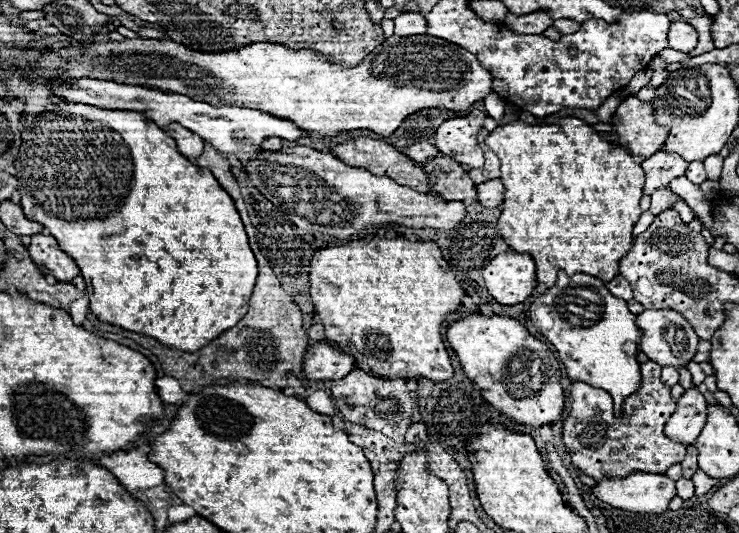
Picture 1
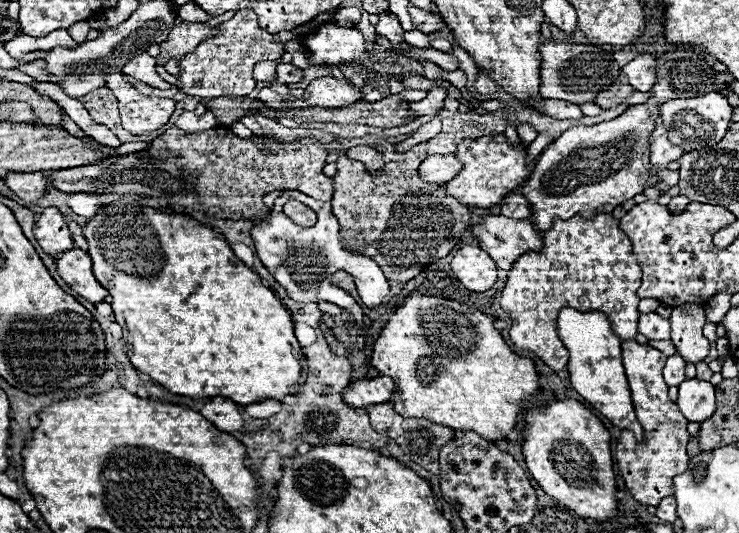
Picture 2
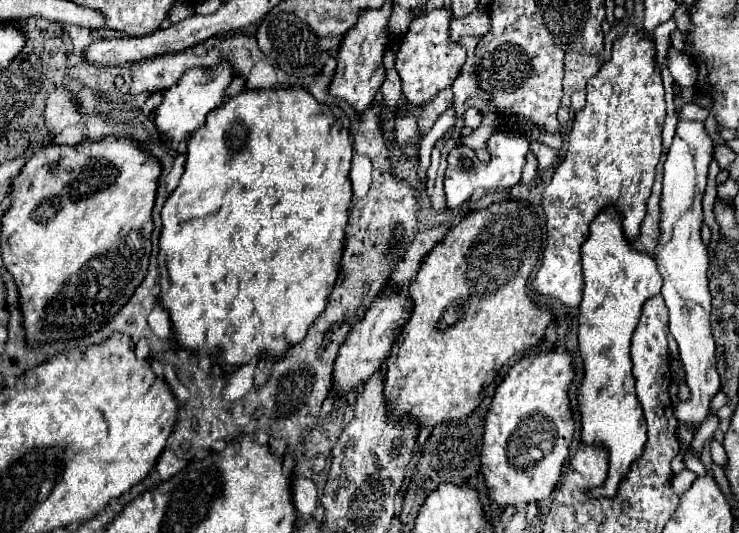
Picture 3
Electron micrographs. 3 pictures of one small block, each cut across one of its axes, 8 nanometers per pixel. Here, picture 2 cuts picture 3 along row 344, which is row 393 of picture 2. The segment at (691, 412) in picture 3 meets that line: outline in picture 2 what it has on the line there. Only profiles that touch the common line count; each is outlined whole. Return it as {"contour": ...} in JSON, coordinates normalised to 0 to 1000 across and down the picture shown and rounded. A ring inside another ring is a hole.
{"contour":[[[926,713],[917,724],[917,765],[931,792],[953,792],[969,769],[966,724],[955,713]]]}

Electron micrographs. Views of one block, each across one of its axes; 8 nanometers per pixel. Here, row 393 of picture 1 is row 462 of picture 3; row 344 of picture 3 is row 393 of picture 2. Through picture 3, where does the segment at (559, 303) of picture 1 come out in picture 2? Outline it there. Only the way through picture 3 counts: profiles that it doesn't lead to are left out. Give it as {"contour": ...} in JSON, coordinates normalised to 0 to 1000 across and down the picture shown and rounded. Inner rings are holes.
{"contour":[[[760,578],[755,589],[755,627],[771,664],[769,698],[779,735],[790,743],[834,803],[855,807],[861,826],[869,829],[869,799],[858,780],[850,713],[842,687],[842,638],[831,627],[823,593],[815,585],[782,585],[777,578]]]}

